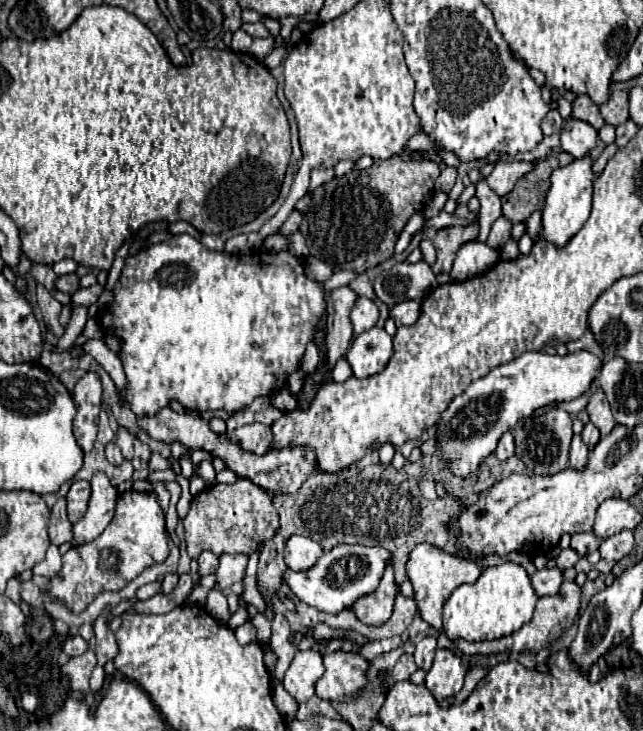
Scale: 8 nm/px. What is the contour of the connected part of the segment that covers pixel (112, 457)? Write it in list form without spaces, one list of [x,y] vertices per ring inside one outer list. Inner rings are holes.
[[[108,443],[106,449],[104,449],[104,453],[106,453],[106,459],[108,459],[112,465],[120,465],[120,463],[124,461],[124,457],[122,457],[122,453],[120,453],[120,447],[118,447],[116,443]]]

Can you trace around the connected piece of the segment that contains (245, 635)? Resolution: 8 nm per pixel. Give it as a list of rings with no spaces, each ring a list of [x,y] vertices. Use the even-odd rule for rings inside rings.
[[[244,623],[244,625],[240,625],[240,627],[236,629],[236,637],[238,637],[238,641],[240,641],[242,645],[246,645],[246,643],[250,643],[250,641],[256,641],[256,629],[252,627],[252,623]]]

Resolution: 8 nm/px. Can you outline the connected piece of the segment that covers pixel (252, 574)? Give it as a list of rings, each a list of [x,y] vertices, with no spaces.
[[[254,551],[250,555],[250,563],[246,569],[246,577],[244,577],[244,593],[242,597],[246,599],[246,603],[252,603],[258,607],[260,613],[264,613],[266,601],[262,599],[262,595],[258,593],[258,585],[256,585],[256,563],[258,563],[258,551]]]

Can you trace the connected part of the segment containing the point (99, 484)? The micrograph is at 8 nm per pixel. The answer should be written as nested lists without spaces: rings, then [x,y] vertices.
[[[104,473],[94,475],[92,479],[92,497],[86,515],[74,525],[74,545],[82,545],[86,541],[96,539],[112,521],[116,511],[118,491],[110,485]]]

